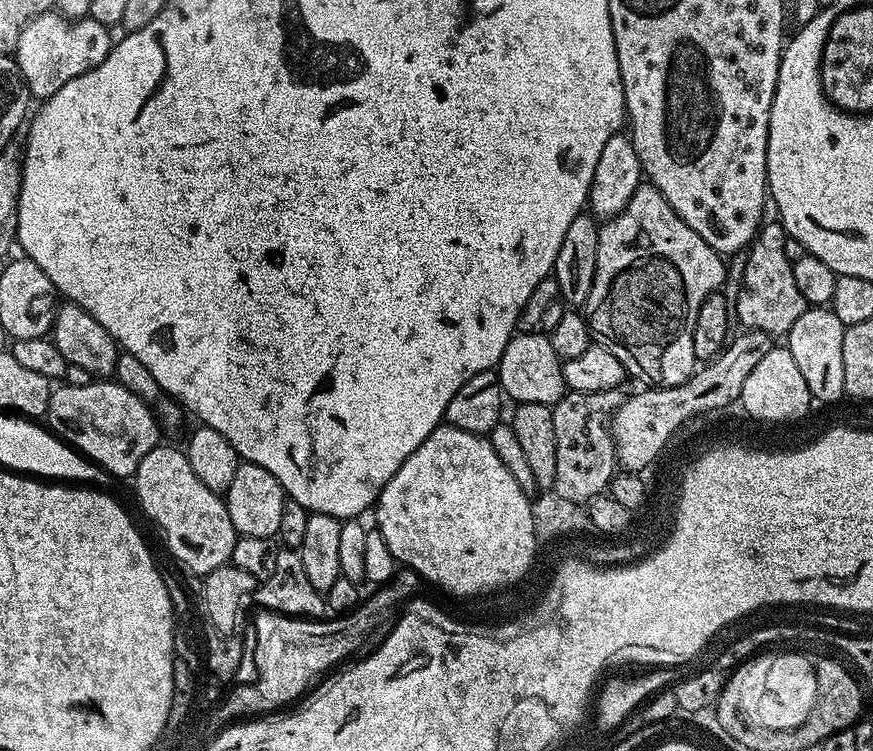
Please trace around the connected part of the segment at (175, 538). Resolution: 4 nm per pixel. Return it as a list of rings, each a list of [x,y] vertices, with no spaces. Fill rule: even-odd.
[[[167,442],[161,443],[142,458],[134,483],[145,514],[164,531],[164,540],[172,551],[171,559],[177,565],[185,564],[190,571],[197,572],[197,577],[203,578],[231,561],[238,533],[234,522],[230,522],[225,497],[210,490],[210,486],[205,486],[202,478],[194,474],[187,451],[180,449],[179,452]]]

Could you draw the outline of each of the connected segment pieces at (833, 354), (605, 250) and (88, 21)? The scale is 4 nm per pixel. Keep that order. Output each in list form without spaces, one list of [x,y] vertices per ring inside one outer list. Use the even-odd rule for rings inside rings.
[[[808,306],[794,322],[794,326],[786,337],[786,347],[794,354],[794,362],[798,362],[798,370],[802,370],[802,378],[806,378],[806,386],[810,386],[813,401],[832,404],[835,400],[845,399],[846,373],[842,371],[842,338],[846,325],[838,322],[838,314],[834,314],[828,306]]]
[[[649,182],[640,183],[634,190],[630,202],[626,202],[623,210],[621,210],[617,216],[611,217],[607,222],[601,223],[599,229],[598,258],[596,259],[596,269],[594,270],[594,282],[590,286],[588,300],[582,306],[583,315],[590,321],[590,327],[593,333],[595,333],[601,341],[611,342],[615,345],[614,351],[616,357],[620,360],[627,361],[631,367],[633,364],[638,371],[645,372],[645,374],[652,379],[651,383],[653,385],[673,388],[675,384],[686,384],[688,379],[691,378],[692,373],[697,371],[698,368],[698,357],[694,350],[694,334],[696,333],[698,314],[702,310],[702,304],[706,302],[706,298],[719,293],[721,289],[723,289],[726,279],[726,264],[722,259],[721,253],[714,251],[703,238],[696,234],[694,230],[675,213],[674,209],[670,206],[670,202],[660,193],[659,189]]]
[[[49,10],[33,18],[24,27],[18,38],[18,46],[14,53],[16,65],[28,83],[28,91],[33,97],[47,98],[53,96],[66,82],[86,74],[110,54],[114,43],[109,25],[91,18],[78,18],[69,22],[59,11]],[[48,55],[48,72],[36,72],[36,59]]]

